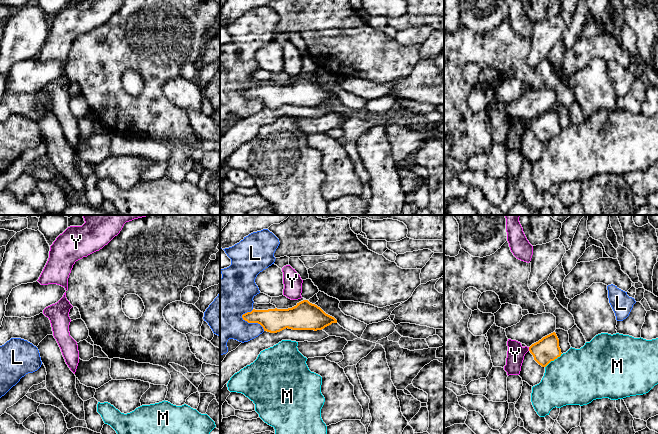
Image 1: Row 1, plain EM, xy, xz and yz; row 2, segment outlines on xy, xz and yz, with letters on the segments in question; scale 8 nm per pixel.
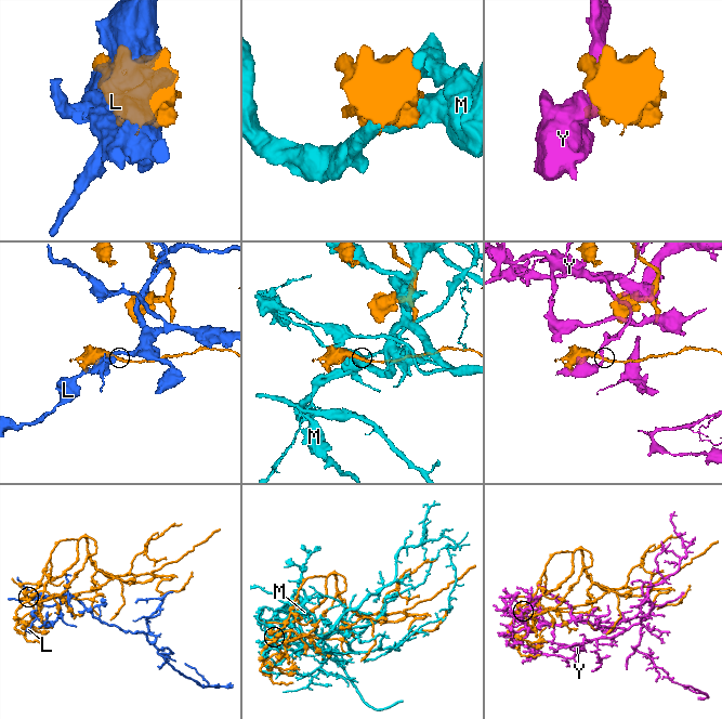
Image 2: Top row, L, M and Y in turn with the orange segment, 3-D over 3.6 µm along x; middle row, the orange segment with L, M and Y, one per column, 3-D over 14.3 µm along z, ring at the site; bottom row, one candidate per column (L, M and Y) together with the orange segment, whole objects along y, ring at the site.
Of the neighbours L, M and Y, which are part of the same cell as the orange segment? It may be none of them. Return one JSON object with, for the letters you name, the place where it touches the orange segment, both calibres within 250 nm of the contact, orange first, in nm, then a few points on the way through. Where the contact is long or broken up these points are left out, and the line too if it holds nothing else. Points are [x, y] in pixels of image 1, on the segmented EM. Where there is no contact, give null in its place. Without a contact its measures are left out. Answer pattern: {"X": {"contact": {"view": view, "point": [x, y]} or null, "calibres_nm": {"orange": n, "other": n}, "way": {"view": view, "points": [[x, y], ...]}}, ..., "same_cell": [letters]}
{"same_cell": []}

